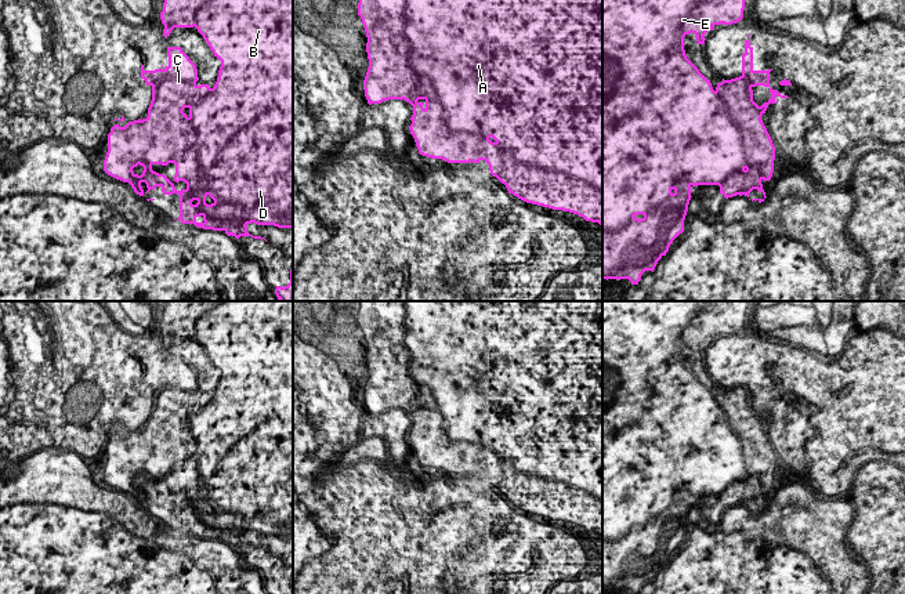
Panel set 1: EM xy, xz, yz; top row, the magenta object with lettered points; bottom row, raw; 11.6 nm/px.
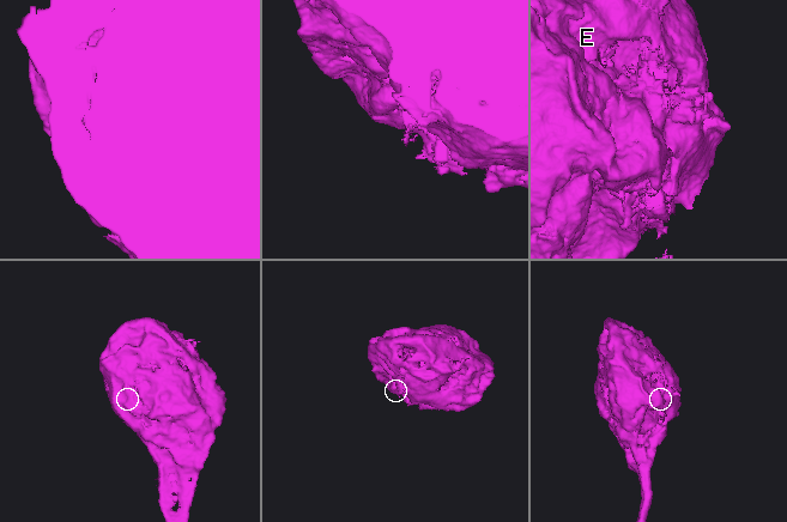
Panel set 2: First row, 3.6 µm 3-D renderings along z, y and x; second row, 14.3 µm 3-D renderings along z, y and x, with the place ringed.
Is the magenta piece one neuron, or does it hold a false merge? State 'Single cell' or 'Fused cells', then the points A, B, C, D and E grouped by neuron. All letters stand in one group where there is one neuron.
Single cell. Groups: A B C D E

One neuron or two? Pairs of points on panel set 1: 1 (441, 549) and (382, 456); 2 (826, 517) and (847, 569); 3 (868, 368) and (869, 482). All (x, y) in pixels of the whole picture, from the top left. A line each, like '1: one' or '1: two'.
1: two
2: one
3: two

